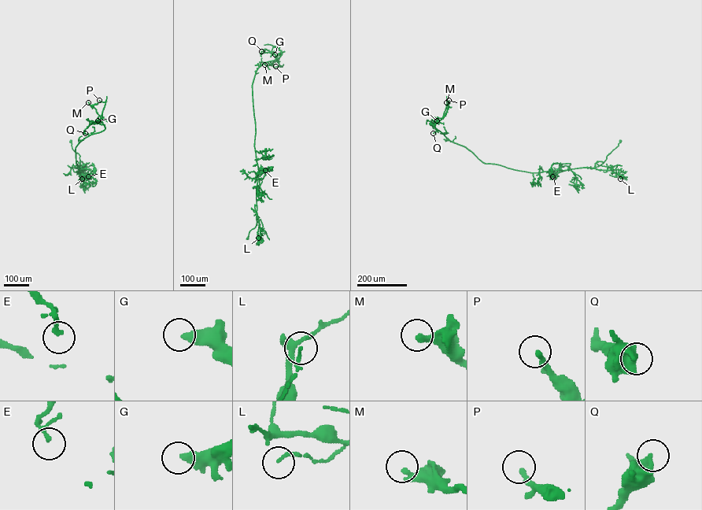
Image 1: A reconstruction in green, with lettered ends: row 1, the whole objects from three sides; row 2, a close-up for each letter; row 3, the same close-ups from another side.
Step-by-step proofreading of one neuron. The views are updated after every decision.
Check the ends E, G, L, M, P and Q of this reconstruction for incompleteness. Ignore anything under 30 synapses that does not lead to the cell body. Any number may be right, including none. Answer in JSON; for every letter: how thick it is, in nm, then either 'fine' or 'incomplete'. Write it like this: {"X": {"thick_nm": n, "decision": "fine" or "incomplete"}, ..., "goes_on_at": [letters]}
{"E": {"thick_nm": 130, "decision": "fine"}, "G": {"thick_nm": 440, "decision": "fine"}, "L": {"thick_nm": 130, "decision": "fine"}, "M": {"thick_nm": 320, "decision": "fine"}, "P": {"thick_nm": 240, "decision": "fine"}, "Q": {"thick_nm": 400, "decision": "fine"}, "goes_on_at": []}

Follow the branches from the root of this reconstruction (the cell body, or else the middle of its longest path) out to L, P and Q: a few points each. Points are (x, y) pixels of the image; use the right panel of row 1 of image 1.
L: (620, 141), (604, 162), (594, 168), (611, 170), (622, 175), (620, 179)
P: (620, 141), (603, 163), (593, 168), (532, 172), (485, 163), (434, 126), (445, 114), (448, 100)
Q: (620, 141), (597, 166), (532, 172), (484, 163), (429, 123), (434, 123), (436, 131), (433, 133)

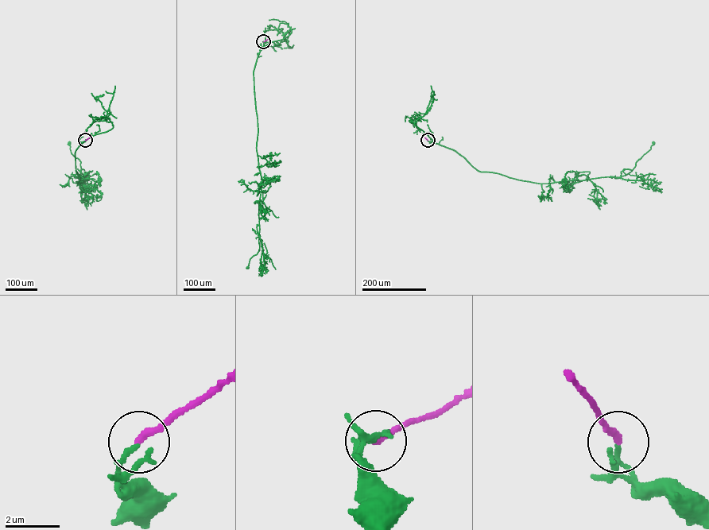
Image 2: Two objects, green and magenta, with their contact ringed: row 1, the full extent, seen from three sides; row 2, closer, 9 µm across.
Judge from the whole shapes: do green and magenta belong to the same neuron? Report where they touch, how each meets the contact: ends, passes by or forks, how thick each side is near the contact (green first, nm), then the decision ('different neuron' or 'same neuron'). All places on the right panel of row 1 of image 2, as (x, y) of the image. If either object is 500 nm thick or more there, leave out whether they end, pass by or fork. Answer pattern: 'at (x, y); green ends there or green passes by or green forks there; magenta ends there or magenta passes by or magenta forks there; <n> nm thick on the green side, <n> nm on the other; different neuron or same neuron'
at (428, 140); green ends there; magenta ends there; 170 nm thick on the green side, 260 nm on the other; same neuron

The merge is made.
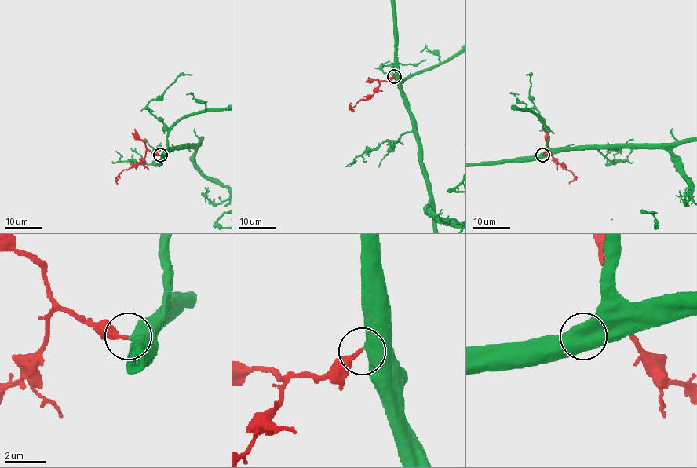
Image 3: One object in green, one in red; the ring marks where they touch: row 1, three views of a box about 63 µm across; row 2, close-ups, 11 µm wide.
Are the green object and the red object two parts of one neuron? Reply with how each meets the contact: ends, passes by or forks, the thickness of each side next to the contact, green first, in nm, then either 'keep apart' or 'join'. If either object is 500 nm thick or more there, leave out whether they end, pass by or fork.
750/280 nm | join

